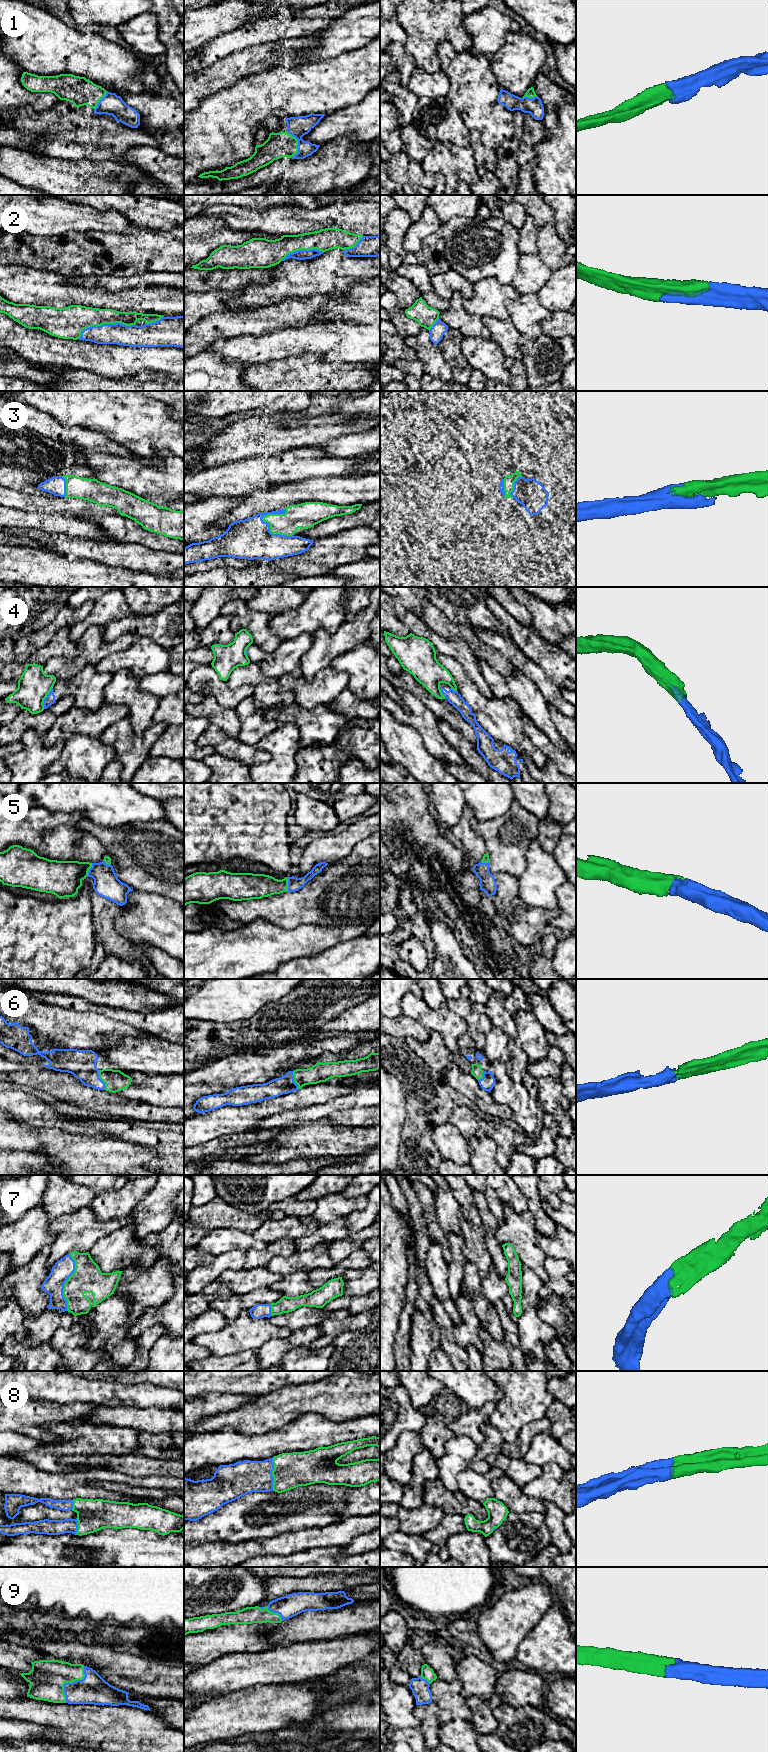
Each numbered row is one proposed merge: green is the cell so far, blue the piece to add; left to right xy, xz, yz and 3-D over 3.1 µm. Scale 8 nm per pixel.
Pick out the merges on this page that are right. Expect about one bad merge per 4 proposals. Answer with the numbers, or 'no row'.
1, 2, 3, 5, 6, 7, 8, 9

